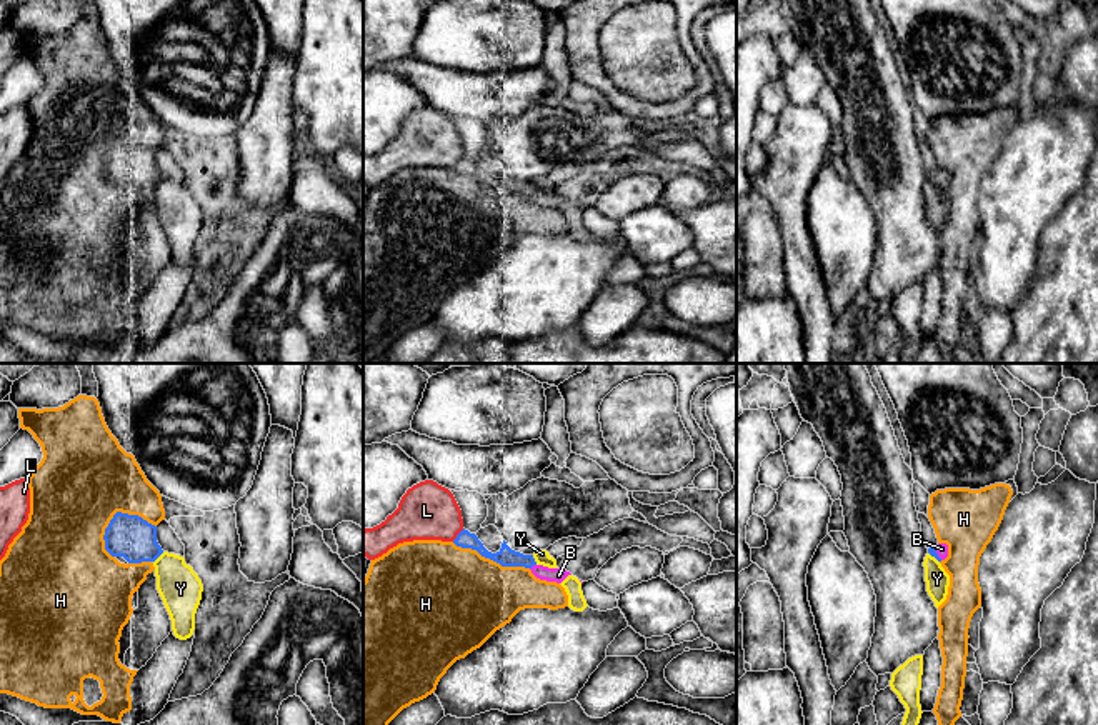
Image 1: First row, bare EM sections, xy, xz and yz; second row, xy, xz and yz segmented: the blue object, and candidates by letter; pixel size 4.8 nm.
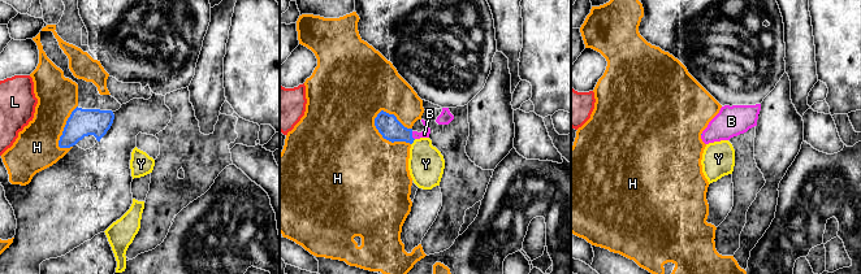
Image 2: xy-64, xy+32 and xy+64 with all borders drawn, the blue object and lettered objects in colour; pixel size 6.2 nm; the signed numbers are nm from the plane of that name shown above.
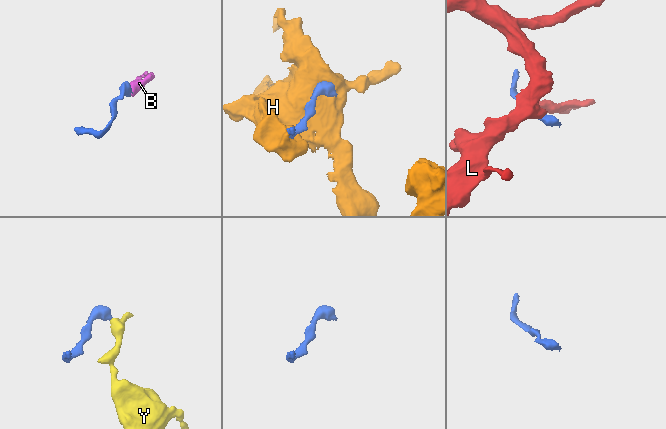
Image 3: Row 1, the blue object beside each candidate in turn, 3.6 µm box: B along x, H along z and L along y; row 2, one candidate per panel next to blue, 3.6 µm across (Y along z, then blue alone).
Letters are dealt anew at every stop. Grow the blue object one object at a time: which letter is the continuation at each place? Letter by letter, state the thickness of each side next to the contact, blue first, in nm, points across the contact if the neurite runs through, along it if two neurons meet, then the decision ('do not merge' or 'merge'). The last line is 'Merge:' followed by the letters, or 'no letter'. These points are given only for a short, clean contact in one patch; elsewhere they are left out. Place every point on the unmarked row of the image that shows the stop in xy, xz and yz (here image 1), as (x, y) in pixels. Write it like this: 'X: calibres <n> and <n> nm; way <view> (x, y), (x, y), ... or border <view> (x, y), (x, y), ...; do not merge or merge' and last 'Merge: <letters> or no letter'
B: calibres 90 and 70 nm; way xz (507, 184), (532, 192), (540, 199), (558, 202); merge
H: calibres 200 and 460 nm; do not merge
L: calibres 80 and 280 nm; do not merge
Y: calibres 200 and 200 nm; border xy (164, 179), (154, 189); do not merge
Merge: B

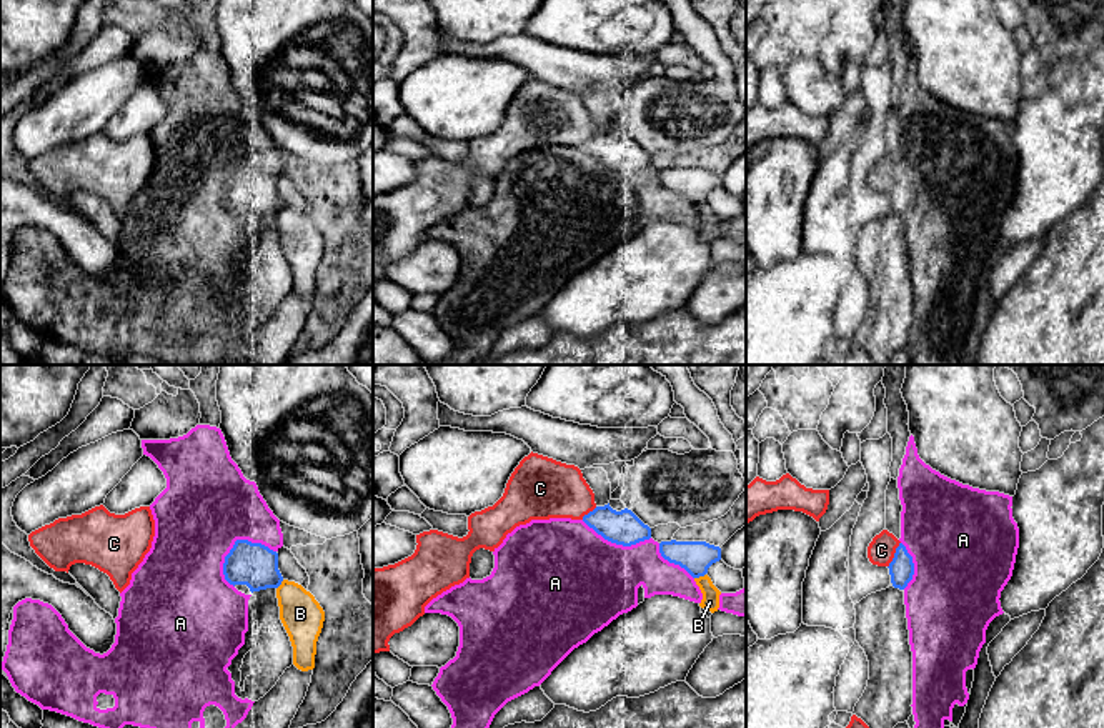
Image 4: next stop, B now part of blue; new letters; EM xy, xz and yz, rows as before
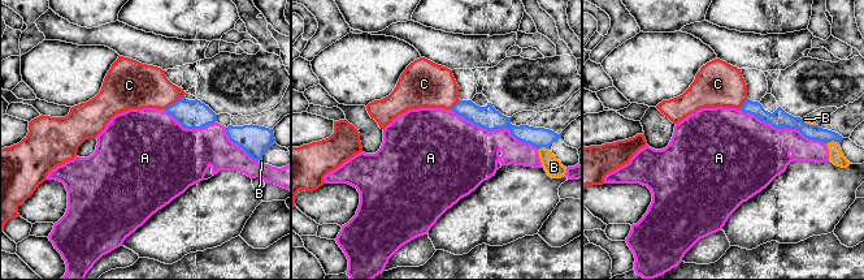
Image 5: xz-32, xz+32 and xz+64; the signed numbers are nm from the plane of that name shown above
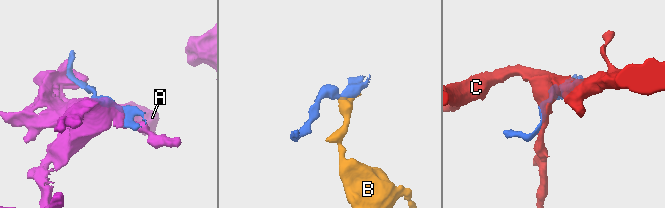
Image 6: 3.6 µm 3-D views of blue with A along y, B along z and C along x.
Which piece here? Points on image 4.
A: calibres 220 and 440 nm; do not merge
B: calibres 160 and 90 nm; border xz (705, 200), (695, 205); do not merge
C: calibres 120 and 130 nm; do not merge
Merge: no letter

